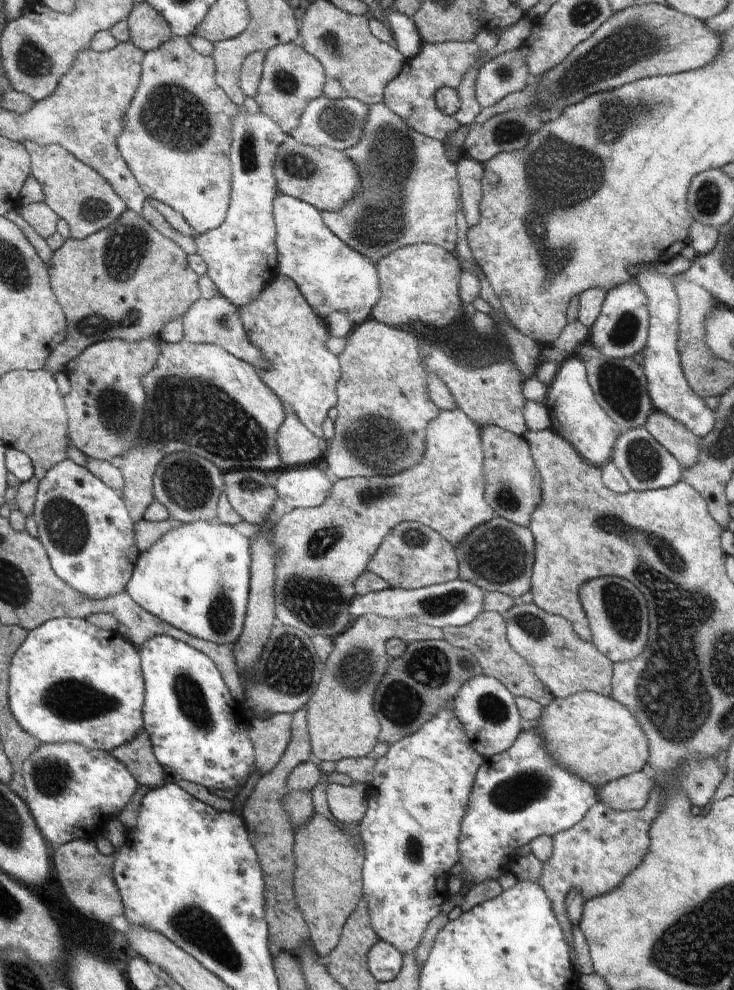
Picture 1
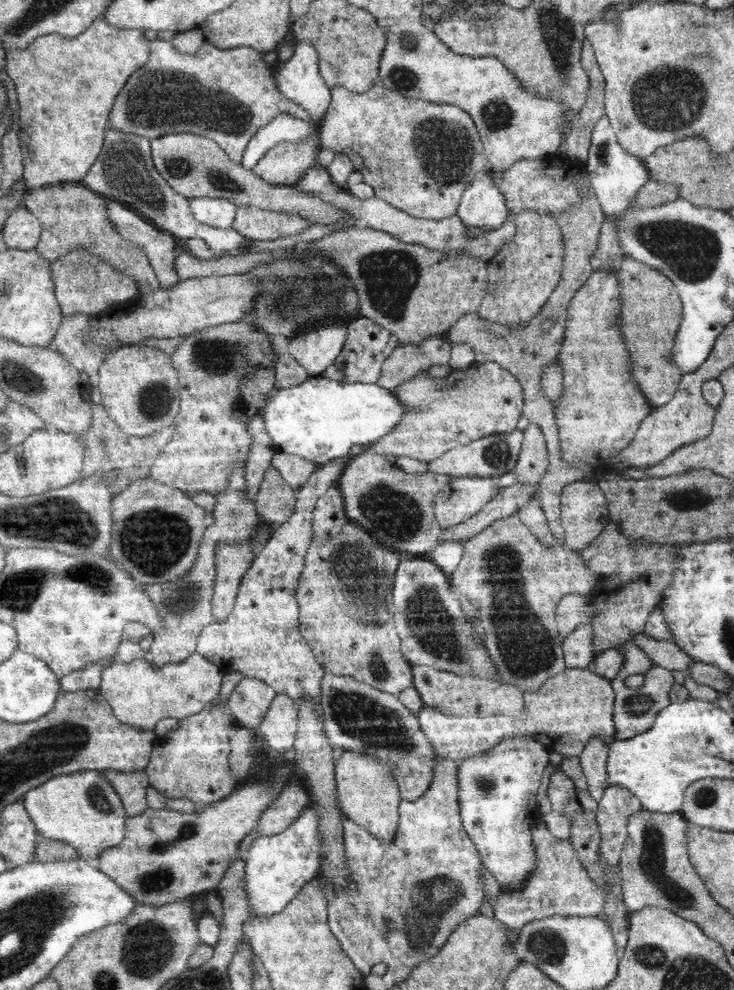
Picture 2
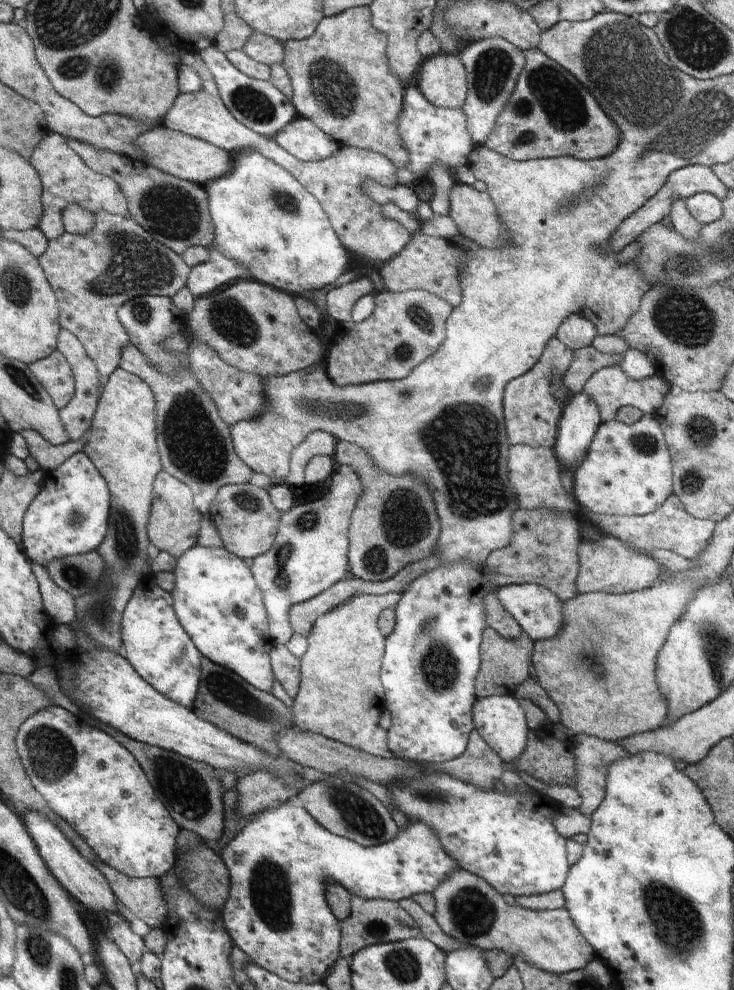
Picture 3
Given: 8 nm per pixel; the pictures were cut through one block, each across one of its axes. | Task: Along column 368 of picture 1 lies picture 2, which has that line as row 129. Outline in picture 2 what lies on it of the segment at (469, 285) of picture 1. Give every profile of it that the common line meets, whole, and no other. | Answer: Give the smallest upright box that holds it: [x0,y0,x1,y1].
[107,38,313,164]

